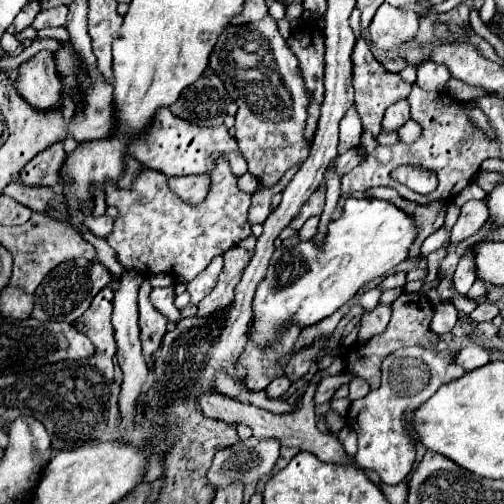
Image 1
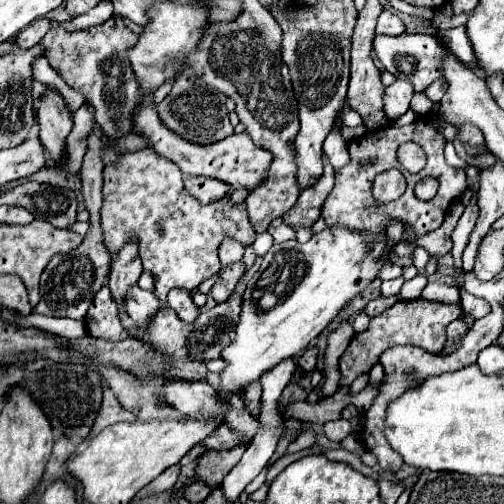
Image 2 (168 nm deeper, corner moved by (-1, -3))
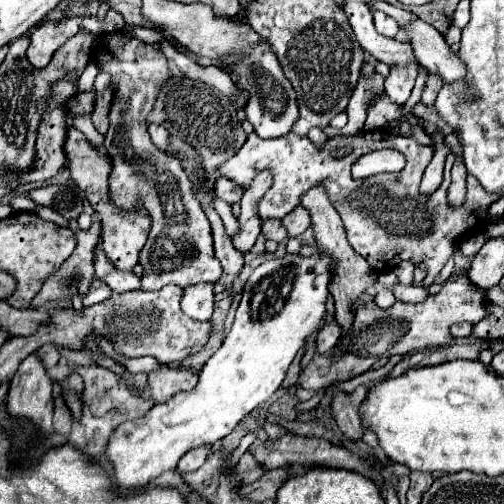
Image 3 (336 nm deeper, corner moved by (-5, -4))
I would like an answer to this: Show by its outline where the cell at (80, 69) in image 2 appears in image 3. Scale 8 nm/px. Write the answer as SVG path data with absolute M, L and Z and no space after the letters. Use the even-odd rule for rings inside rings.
M129 38L113 50L99 50L93 56L99 70L109 72L115 84L115 100L109 112L111 126L103 142L113 160L109 178L111 200L121 210L145 206L153 218L153 228L139 260L143 266L141 288L161 290L165 284L187 288L201 282L217 282L223 268L215 258L209 220L193 196L193 182L177 158L155 148L147 132L145 116L151 112L161 86L169 78L165 56L157 44L143 44L137 38Z

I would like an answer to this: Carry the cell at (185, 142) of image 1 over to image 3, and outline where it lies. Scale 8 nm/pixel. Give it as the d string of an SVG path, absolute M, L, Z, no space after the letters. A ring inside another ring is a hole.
M369 130L355 136L327 138L327 142L321 148L315 146L307 136L299 136L295 132L269 140L263 140L253 132L249 134L245 146L221 166L221 176L247 188L257 172L265 168L273 172L273 186L259 204L259 214L263 220L287 216L301 204L301 196L309 188L323 186L329 194L333 208L343 218L343 226L351 248L359 256L363 256L373 270L387 272L401 260L421 262L427 266L423 286L429 287L431 282L434 282L435 276L441 272L441 268L445 266L445 262L449 260L449 256L455 252L457 240L467 232L481 230L489 224L487 210L500 198L499 194L486 192L474 176L468 175L466 201L461 206L451 206L447 202L447 190L451 184L453 154L447 156L443 184L433 192L431 198L419 196L419 182L431 158L433 158L433 146L423 146L413 138L395 136L387 130L373 130L373 132ZM345 144L351 144L355 148L353 154L345 158L333 158L329 154ZM381 148L399 150L407 158L407 166L395 174L375 174L369 178L355 180L351 176L351 166L355 164L355 160L359 160L363 154Z

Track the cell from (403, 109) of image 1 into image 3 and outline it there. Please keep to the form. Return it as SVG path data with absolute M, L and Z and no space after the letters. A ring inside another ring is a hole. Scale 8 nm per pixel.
M417 64L407 66L391 66L389 76L385 78L385 92L395 104L405 104L411 96L413 84L417 78Z

